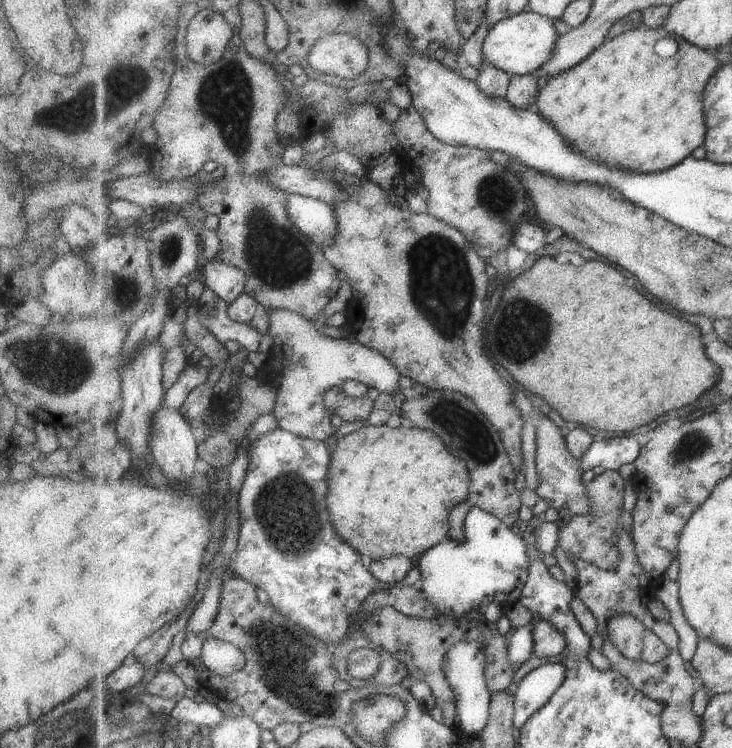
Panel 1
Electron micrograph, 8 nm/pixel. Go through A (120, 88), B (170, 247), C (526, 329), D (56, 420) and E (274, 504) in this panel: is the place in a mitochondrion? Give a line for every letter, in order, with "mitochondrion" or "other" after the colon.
A: mitochondrion
B: mitochondrion
C: mitochondrion
D: other
E: mitochondrion

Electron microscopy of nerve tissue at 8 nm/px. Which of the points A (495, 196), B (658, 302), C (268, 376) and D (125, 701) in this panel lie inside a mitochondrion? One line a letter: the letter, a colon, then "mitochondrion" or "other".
A: mitochondrion
B: other
C: other
D: other

